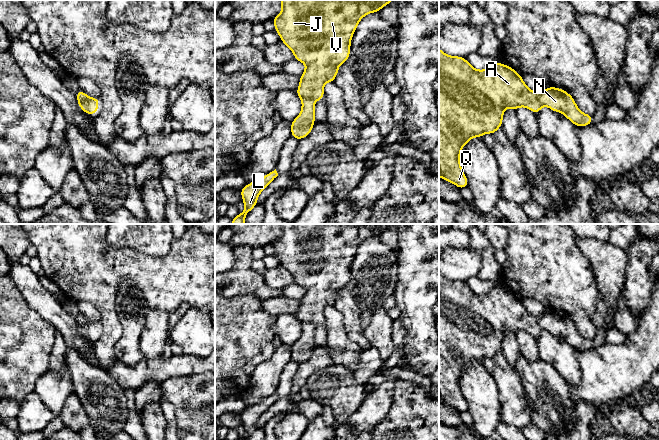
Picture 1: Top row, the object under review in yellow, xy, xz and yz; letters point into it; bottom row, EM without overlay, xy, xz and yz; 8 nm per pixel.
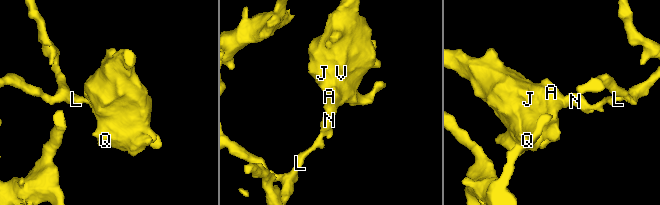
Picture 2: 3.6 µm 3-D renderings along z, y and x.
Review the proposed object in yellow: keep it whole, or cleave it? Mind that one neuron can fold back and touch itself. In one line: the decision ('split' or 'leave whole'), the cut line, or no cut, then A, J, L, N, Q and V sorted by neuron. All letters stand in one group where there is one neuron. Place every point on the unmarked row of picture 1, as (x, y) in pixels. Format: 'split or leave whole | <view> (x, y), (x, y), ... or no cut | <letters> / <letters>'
split | xz (301, 321), (313, 325) | A J Q V / L N

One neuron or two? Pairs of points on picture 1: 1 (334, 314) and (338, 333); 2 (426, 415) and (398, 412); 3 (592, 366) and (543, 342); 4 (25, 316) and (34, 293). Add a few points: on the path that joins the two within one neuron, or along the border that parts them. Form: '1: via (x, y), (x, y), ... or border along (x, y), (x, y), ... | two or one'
1: via (334, 319), (335, 328) | one
2: via (419, 415), (405, 415) | one
3: border along (574, 350), (580, 368), (579, 382) | two
4: border along (16, 287), (27, 304), (48, 321) | two

